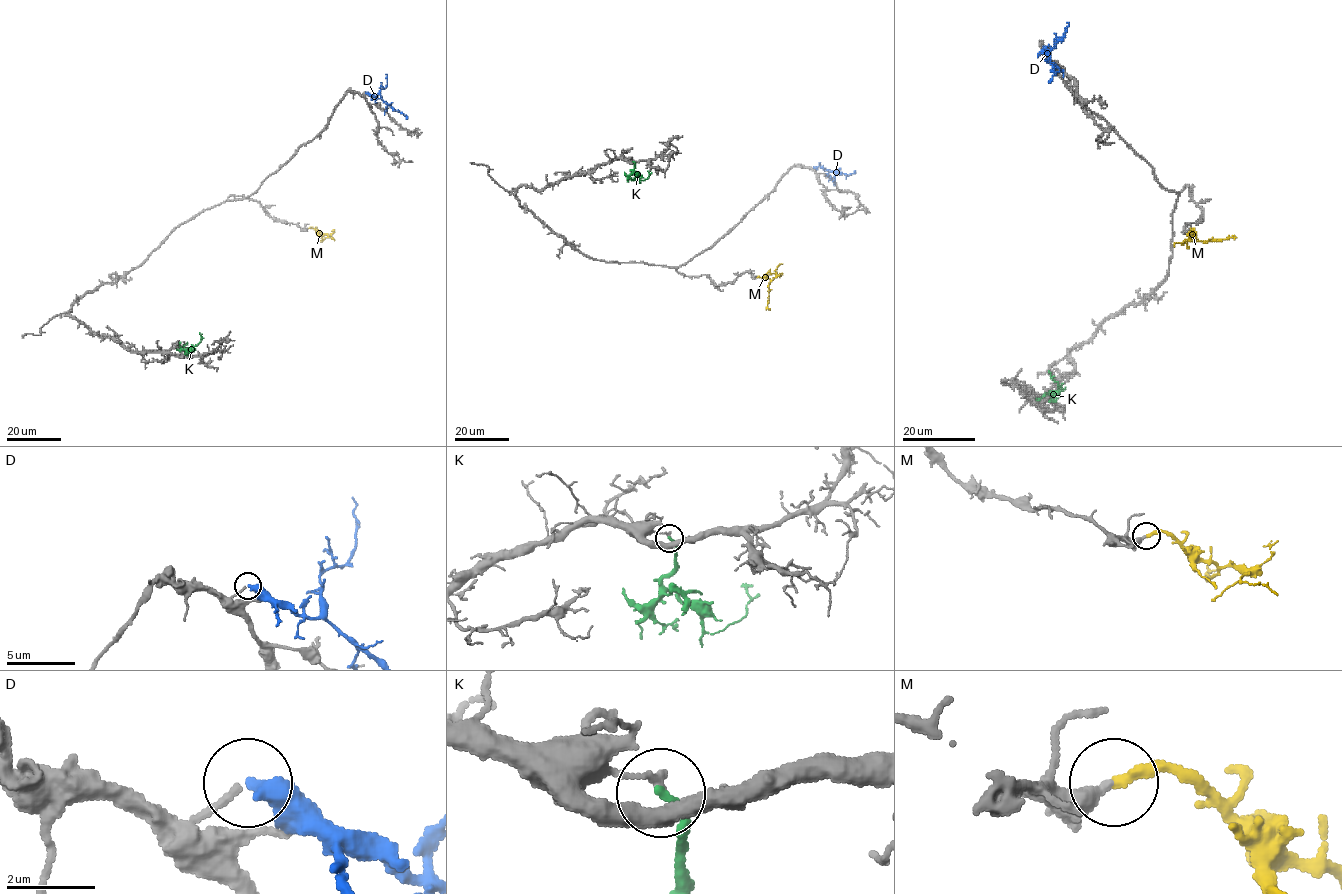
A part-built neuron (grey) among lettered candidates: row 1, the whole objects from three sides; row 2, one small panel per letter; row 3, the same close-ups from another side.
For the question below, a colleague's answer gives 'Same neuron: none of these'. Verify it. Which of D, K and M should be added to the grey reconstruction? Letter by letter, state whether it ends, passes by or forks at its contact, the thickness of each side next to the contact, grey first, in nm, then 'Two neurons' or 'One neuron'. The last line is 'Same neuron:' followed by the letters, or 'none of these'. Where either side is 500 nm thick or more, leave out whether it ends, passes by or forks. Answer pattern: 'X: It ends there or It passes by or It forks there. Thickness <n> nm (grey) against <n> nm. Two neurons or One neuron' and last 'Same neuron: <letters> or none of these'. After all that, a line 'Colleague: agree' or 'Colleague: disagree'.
D: It ends there. Thickness 150 nm (grey) against 440 nm. Two neurons
K: It ends there. Thickness 200 nm (grey) against 180 nm. Two neurons
M: It ends there. Thickness 400 nm (grey) against 280 nm. One neuron
Same neuron: M
Colleague: disagree

